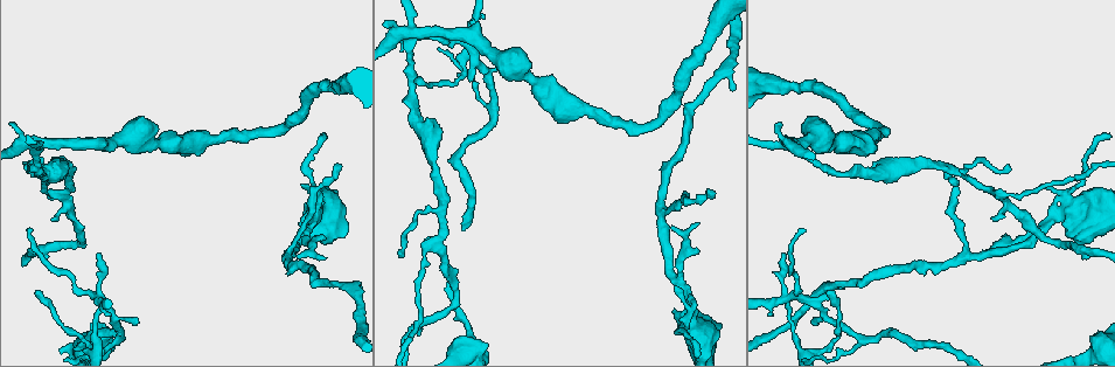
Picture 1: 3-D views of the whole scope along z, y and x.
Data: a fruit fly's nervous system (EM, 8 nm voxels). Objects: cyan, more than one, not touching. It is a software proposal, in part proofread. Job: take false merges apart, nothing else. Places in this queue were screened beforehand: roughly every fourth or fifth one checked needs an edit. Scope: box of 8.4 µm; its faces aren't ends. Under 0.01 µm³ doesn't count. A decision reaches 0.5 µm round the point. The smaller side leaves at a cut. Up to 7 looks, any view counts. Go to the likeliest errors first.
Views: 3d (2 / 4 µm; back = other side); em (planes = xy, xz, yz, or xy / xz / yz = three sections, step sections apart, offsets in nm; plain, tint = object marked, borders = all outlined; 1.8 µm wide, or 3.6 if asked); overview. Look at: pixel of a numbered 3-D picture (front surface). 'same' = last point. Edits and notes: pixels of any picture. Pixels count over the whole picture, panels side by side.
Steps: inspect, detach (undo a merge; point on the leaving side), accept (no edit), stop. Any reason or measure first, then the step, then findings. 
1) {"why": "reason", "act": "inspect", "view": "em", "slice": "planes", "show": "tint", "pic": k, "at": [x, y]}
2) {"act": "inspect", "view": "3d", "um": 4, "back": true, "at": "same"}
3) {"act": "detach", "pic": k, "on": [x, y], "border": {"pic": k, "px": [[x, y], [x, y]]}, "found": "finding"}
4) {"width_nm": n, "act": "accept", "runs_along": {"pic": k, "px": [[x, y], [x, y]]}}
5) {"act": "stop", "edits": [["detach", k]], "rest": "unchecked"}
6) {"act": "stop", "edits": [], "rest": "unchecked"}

{"why": "thick turns thin", "act": "inspect", "view": "em", "slice": "planes", "show": "plain", "pic": 1, "at": [792, 299]}

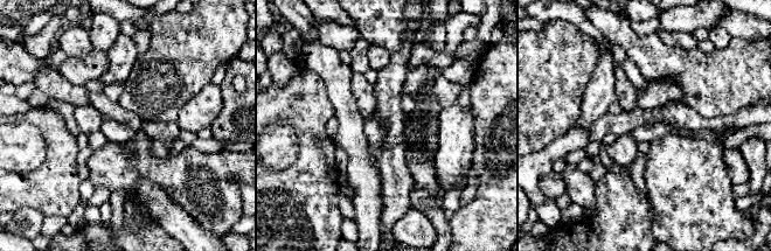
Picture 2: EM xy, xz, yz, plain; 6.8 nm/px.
{"act": "inspect", "view": "em", "slice": "planes", "show": "tint", "at": "same"}

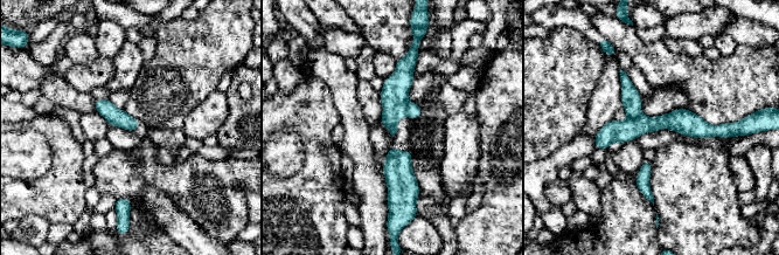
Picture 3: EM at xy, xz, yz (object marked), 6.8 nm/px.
{"width_nm": 130, "act": "detach", "pic": 3, "on": [631, 100], "border": {"pic": 3, "px": [[641, 115], [637, 118], [628, 118]]}, "found": "a second cell is stuck on"}

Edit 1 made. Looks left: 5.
{"why": "side arm on a straight run", "act": "inspect", "view": "em", "slice": "planes", "show": "tint", "pic": 1, "at": [304, 231]}

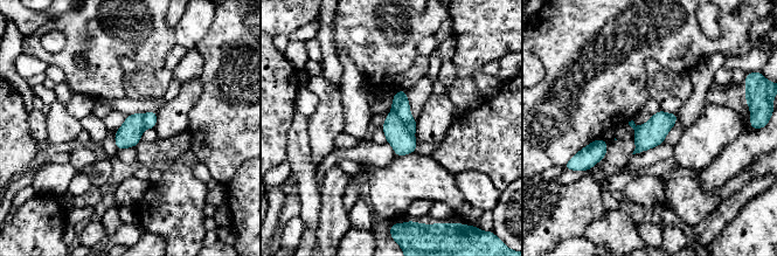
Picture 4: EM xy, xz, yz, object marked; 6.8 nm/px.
{"width_nm": 170, "act": "detach", "pic": 4, "on": [400, 105], "border": {"pic": 4, "px": [[392, 111], [409, 130]]}, "found": "a second cell is stuck on"}

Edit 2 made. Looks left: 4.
{"act": "inspect", "view": "overview"}

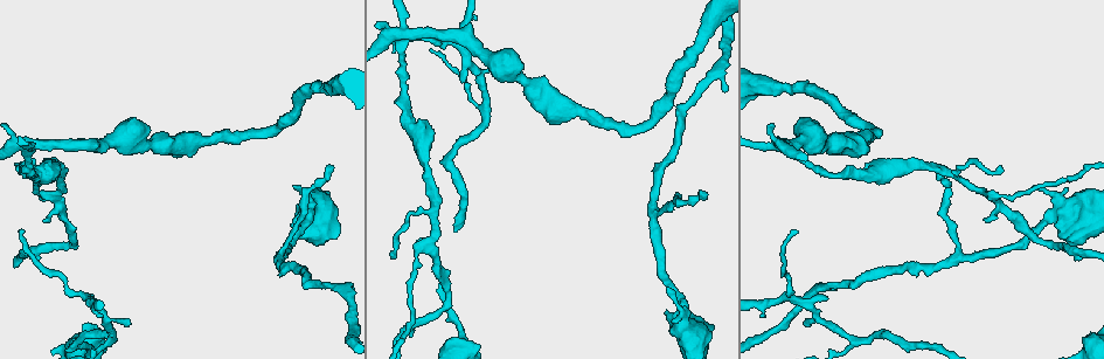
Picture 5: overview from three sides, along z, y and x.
{"why": "abrupt turn", "act": "inspect", "view": "3d", "um": 2, "pic": 5, "at": [405, 37]}

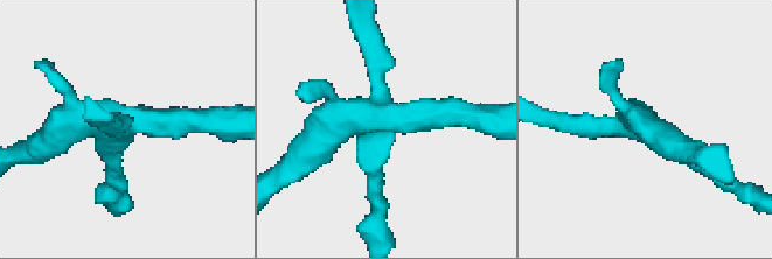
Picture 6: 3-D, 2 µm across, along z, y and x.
{"act": "inspect", "view": "em", "slice": "planes", "show": "tint", "pic": 6, "at": [384, 122]}

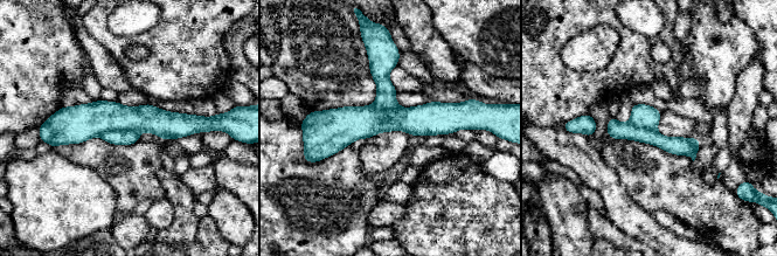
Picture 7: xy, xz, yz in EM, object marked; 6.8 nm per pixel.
{"act": "detach", "pic": 7, "on": [116, 137], "part_leaving": {"pic": 7, "px": [[610, 123], [693, 154]]}, "found": "two cells meet here"}

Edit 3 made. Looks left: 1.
{"act": "stop", "edits": [["detach", 3], ["detach", 4], ["detach", 7]], "rest": "unchecked"}

